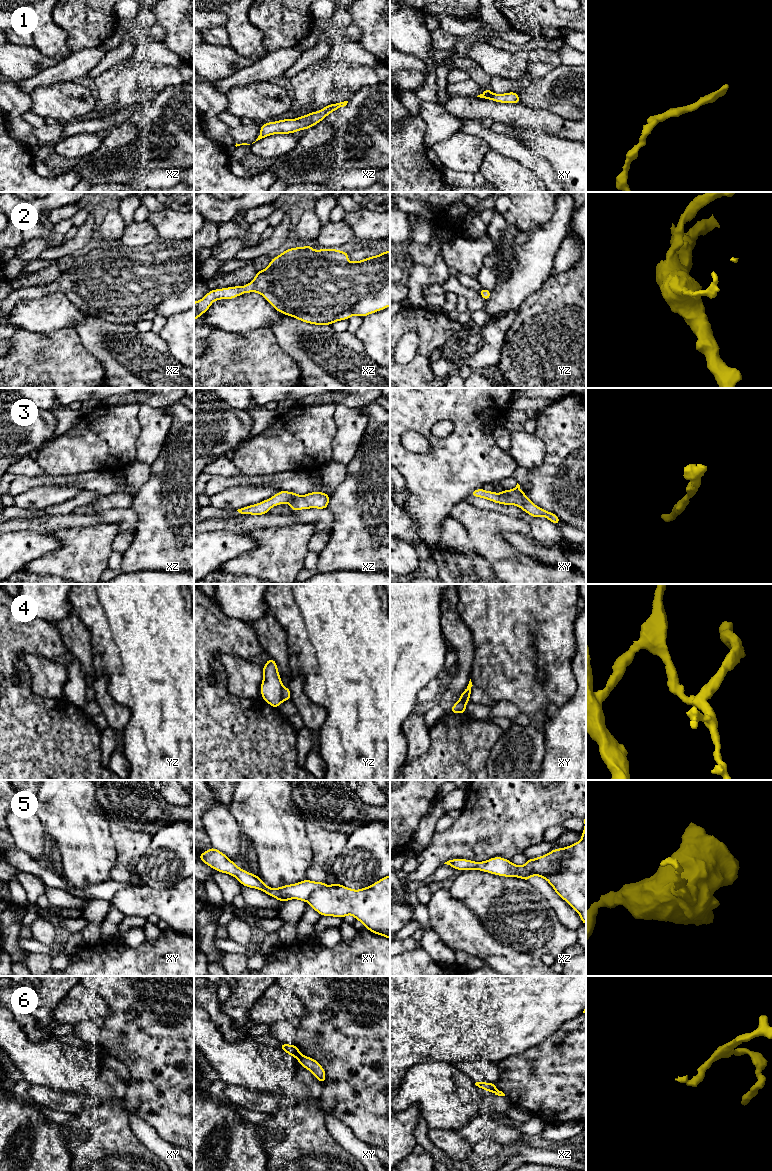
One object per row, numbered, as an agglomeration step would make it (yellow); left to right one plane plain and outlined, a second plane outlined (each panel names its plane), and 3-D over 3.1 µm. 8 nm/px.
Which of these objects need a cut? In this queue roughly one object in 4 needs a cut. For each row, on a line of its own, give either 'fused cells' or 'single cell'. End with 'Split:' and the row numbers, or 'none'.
1: single cell
2: single cell
3: single cell
4: fused cells
5: fused cells
6: fused cells
Split: 4, 5, 6

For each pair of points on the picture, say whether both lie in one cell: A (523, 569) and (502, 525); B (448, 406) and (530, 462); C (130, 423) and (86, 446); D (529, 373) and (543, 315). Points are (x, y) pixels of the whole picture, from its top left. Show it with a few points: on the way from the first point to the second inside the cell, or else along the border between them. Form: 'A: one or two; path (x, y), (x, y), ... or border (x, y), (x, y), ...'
A: one; path (512, 559), (493, 540), (493, 535)
B: two; border (507, 451), (517, 463)
C: one; path (119, 425), (97, 443)
D: one; path (541, 359), (541, 329)

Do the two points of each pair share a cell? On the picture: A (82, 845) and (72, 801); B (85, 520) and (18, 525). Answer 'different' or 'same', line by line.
A: same
B: same

